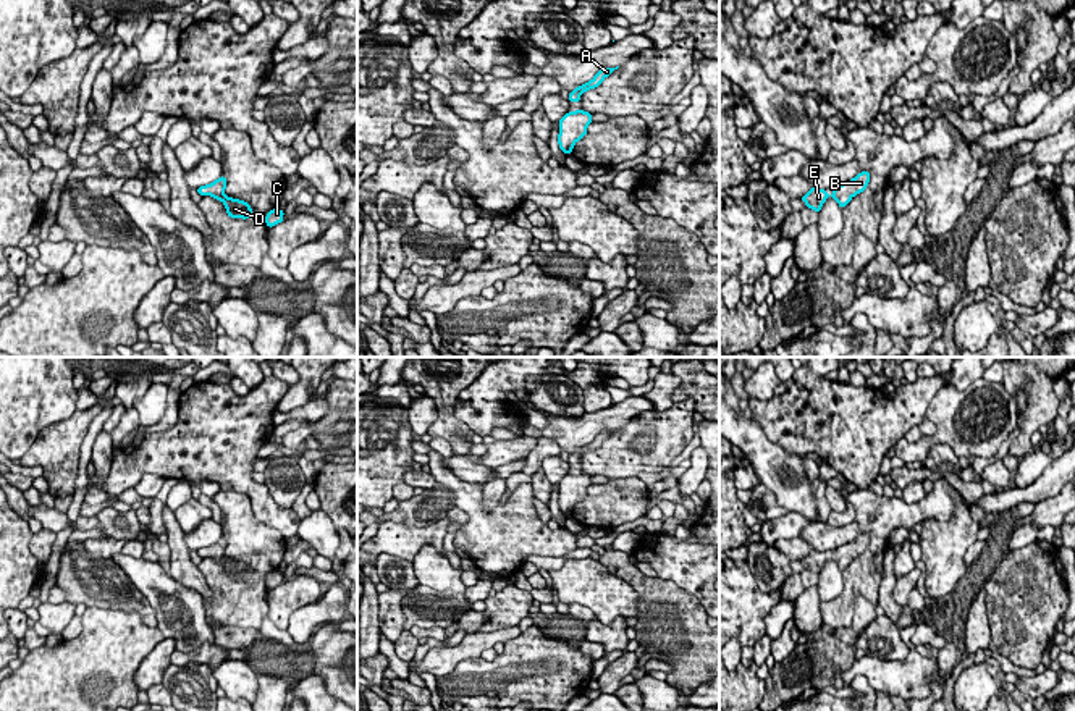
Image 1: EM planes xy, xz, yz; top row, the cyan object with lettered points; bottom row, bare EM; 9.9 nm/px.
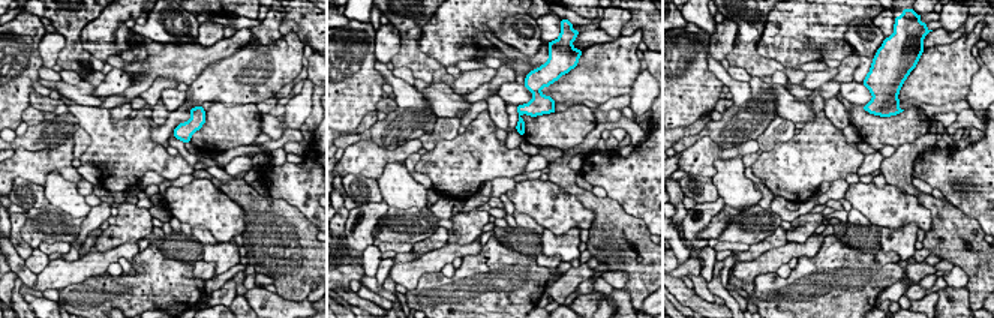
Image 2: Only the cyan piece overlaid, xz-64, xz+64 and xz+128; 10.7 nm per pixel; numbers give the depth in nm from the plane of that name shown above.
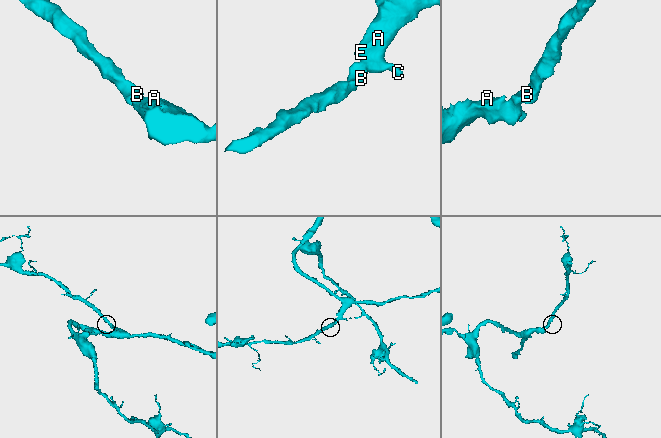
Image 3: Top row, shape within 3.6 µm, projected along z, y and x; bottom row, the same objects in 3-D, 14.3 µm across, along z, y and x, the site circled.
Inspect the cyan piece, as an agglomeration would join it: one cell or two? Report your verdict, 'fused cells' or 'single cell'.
single cell

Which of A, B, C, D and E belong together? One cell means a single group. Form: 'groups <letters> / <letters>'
groups A B C D E

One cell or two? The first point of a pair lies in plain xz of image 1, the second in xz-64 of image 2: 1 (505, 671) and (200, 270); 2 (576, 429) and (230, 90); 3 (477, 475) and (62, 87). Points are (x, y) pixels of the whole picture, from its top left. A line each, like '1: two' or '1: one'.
1: two
2: two
3: one

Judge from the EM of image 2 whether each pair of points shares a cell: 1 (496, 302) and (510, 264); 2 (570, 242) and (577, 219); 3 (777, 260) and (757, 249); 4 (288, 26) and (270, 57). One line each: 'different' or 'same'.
1: same
2: different
3: different
4: different

